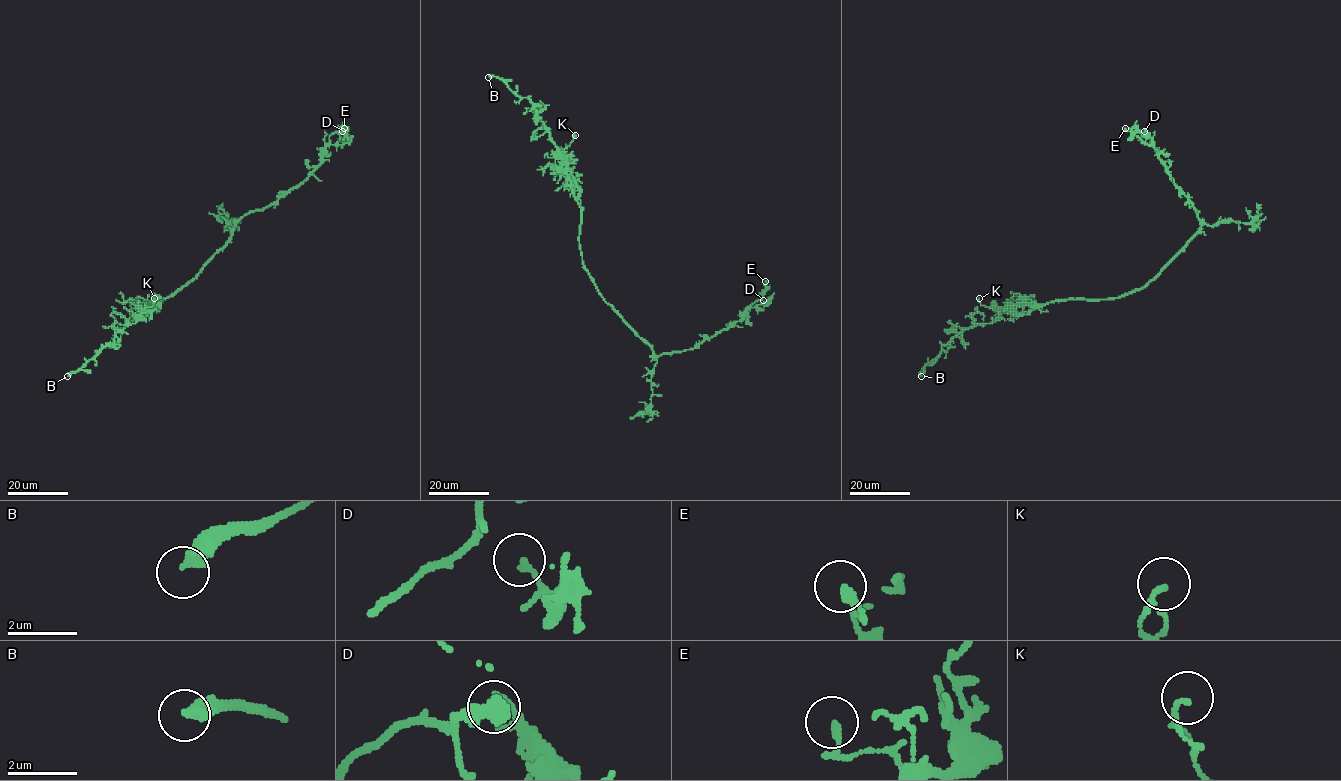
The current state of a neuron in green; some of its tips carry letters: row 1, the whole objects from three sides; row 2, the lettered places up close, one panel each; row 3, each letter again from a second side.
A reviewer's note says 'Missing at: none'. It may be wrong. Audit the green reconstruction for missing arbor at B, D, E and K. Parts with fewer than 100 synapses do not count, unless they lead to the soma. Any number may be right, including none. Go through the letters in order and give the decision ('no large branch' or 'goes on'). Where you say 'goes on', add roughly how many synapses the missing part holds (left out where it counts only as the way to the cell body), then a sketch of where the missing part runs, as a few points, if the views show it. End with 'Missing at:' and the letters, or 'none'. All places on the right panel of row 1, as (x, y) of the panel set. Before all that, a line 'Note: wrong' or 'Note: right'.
Note: wrong
B: goes on | (921, 376), (913, 381), (896, 382), (873, 371), (858, 348), (852, 351)
D: no large branch
E: no large branch
K: no large branch
Missing at: B

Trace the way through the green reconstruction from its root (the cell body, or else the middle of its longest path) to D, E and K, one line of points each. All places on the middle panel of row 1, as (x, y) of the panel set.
D: (601, 294), (656, 357), (695, 348), (737, 322), (750, 307), (767, 302), (763, 300)
E: (601, 294), (659, 357), (695, 348), (737, 322), (765, 291), (765, 281)
K: (601, 294), (583, 263), (579, 244), (581, 209), (562, 153), (575, 135)

